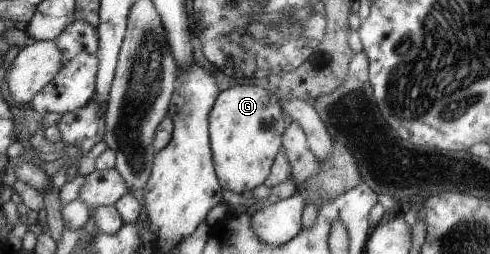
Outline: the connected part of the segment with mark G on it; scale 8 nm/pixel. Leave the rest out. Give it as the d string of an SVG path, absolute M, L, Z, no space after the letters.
M240 83L219 93L208 120L214 166L224 189L243 194L262 184L287 130L278 96L254 83Z

